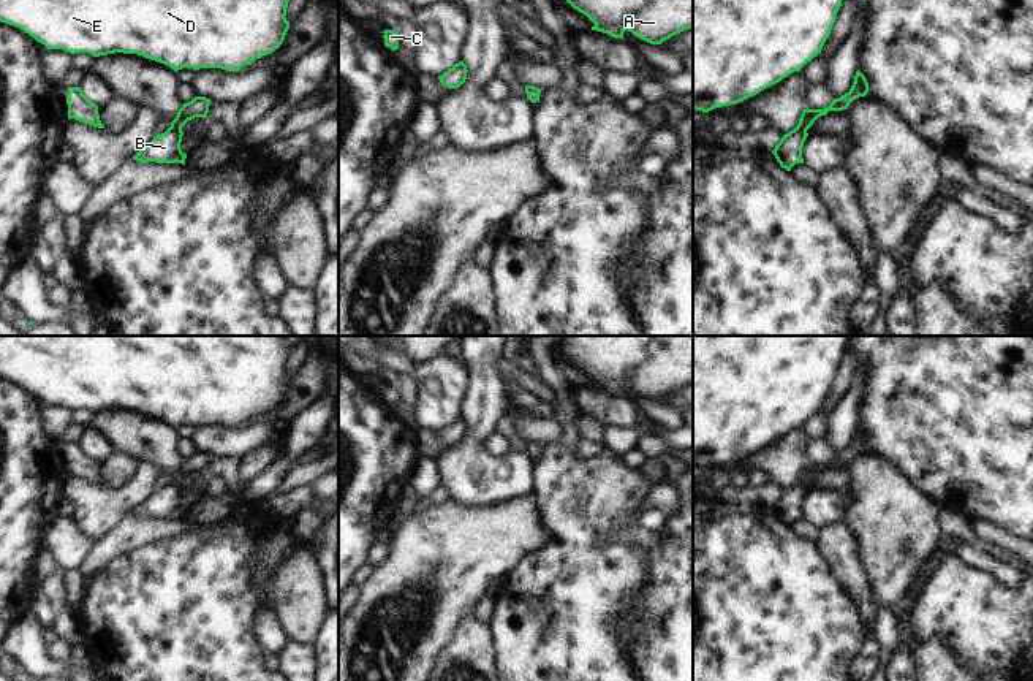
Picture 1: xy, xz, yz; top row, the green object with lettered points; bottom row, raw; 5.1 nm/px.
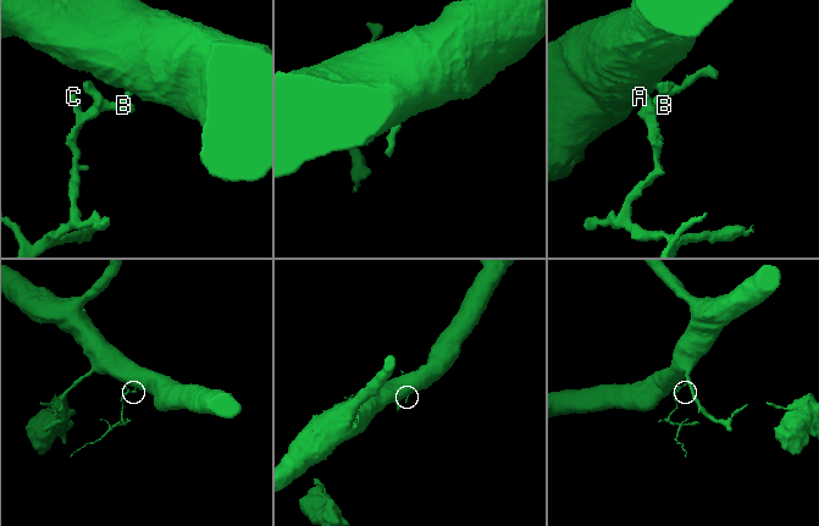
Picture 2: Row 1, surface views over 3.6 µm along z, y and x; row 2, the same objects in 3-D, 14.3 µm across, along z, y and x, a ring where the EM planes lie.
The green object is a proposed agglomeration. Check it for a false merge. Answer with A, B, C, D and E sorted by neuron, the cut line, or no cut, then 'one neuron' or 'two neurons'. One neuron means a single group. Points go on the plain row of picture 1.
A D E / B C | xy (171, 479), (181, 485) | two neurons

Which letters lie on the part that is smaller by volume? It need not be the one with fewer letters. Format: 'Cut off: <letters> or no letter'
Cut off: B, C

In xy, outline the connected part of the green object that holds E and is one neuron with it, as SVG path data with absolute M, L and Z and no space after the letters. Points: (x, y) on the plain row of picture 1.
M0 336L0 377L22 383L47 404L63 404L70 409L89 407L93 412L114 407L138 409L146 413L169 420L174 426L185 421L193 423L221 423L239 426L280 402L289 383L286 363L291 344L286 336Z

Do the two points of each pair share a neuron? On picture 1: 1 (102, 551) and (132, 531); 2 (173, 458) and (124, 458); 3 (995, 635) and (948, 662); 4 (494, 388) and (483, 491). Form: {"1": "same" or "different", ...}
{"1": "same", "2": "different", "3": "different", "4": "same"}

